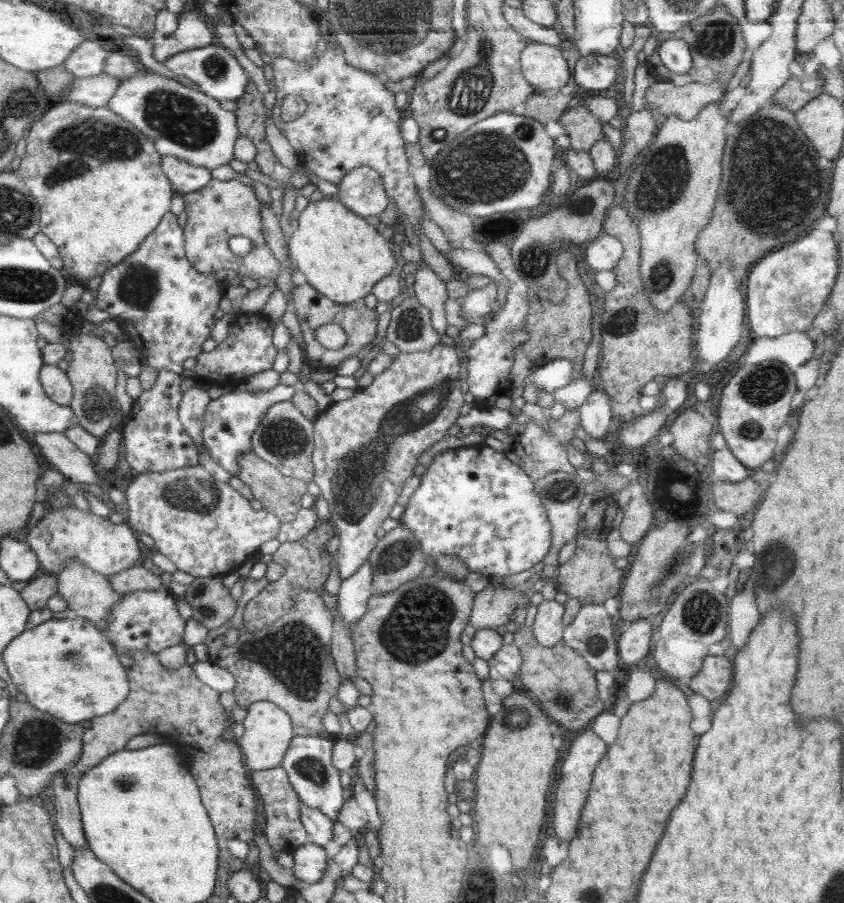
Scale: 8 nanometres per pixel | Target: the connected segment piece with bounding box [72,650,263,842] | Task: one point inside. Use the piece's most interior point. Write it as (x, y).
(174, 704)

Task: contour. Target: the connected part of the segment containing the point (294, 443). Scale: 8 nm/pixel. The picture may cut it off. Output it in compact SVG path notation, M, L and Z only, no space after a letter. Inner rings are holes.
M291 401L270 406L252 433L251 443L252 451L261 459L269 462L284 476L300 479L307 483L313 481L314 465L311 459L314 450L313 421L302 415Z

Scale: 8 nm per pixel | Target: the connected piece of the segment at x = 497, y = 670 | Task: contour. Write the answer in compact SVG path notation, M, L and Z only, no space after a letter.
M511 643L502 645L488 660L489 678L493 682L497 679L511 682L514 676L518 676L523 658L520 649Z

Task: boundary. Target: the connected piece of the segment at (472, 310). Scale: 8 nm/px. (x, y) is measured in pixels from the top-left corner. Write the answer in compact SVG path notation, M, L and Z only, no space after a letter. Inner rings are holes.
M498 282L487 285L480 290L473 290L460 299L462 306L462 316L470 324L482 324L484 316L494 311L497 305L497 284Z

